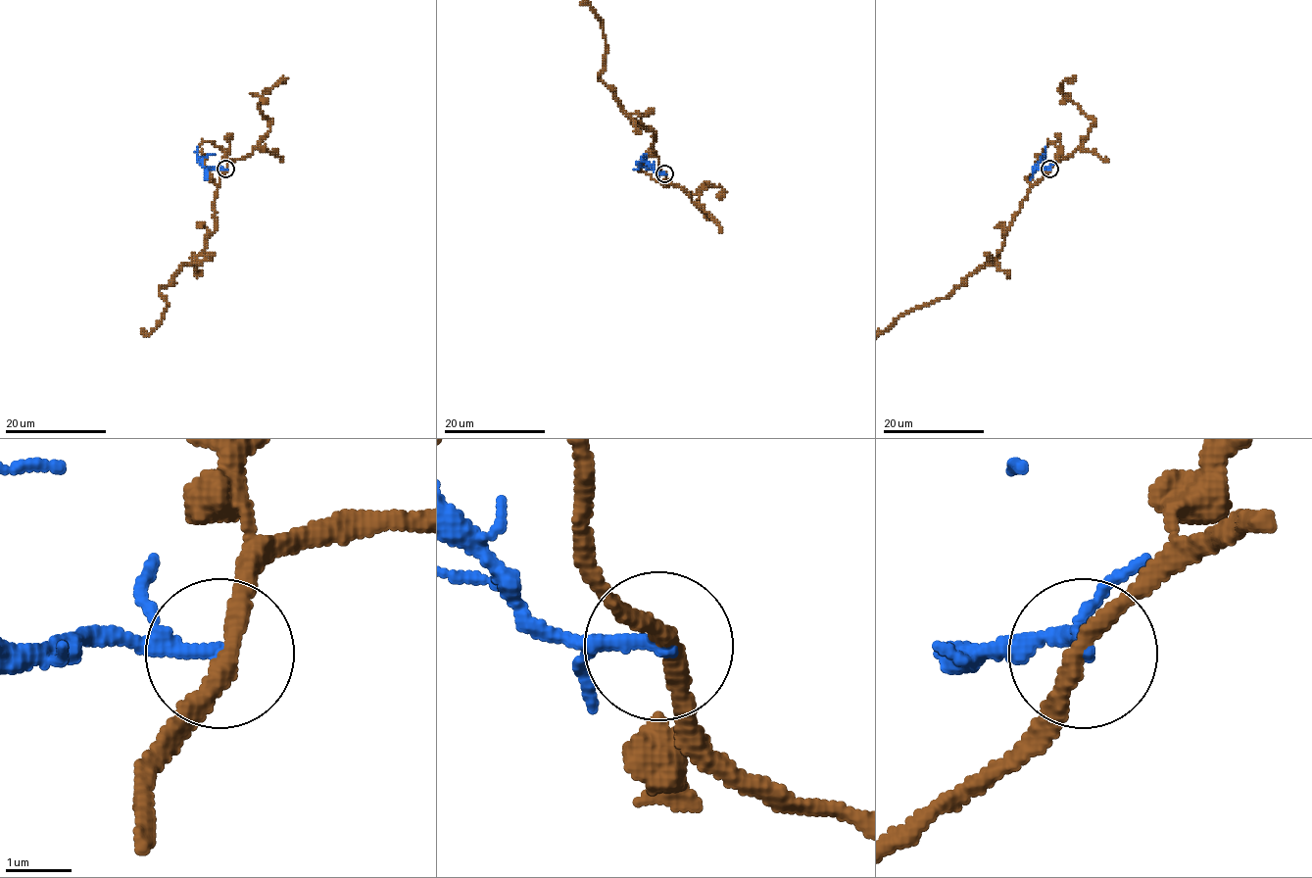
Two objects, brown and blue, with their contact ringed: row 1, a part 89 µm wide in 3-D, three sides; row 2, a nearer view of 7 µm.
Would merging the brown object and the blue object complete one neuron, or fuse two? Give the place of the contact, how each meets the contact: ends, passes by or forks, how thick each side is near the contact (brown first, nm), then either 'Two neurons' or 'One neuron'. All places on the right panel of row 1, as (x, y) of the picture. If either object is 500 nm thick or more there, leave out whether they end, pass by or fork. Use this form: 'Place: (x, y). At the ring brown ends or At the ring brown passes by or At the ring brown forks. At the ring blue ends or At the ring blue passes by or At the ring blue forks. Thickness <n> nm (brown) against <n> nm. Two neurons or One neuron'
Place: (1049, 169). At the ring brown passes by. At the ring blue passes by. Thickness 280 nm (brown) against 180 nm. Two neurons

